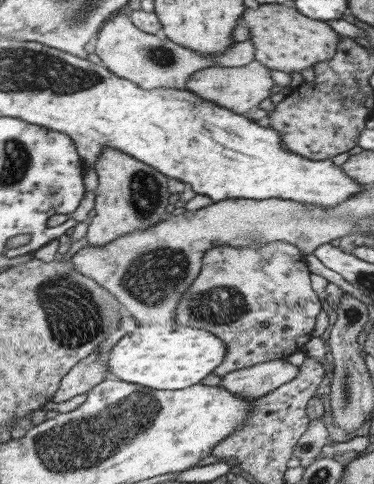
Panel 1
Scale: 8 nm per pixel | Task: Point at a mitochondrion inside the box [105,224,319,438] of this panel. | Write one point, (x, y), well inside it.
(153, 277)

